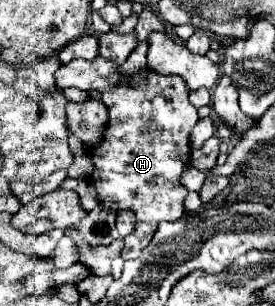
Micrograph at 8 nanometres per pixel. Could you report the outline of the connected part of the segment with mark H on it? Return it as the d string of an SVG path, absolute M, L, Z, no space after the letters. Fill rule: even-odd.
M94 58L94 60L72 60L66 66L60 68L68 68L68 66L100 66L106 68L100 70L100 76L106 76L106 80L100 84L100 92L104 98L104 104L108 106L110 118L104 130L104 136L100 140L100 144L92 146L92 162L94 162L94 172L92 172L92 180L98 192L98 200L112 212L122 212L122 210L132 210L136 214L136 232L132 232L132 236L124 238L124 250L122 250L122 258L124 260L132 260L136 258L152 240L158 222L162 220L178 220L184 214L184 196L188 194L188 190L180 184L180 174L188 162L190 156L190 132L198 122L198 110L190 104L188 100L188 86L184 84L184 80L180 80L180 76L160 76L156 72L148 72L142 70L134 76L122 76L116 72L116 66L110 60L104 58Z

